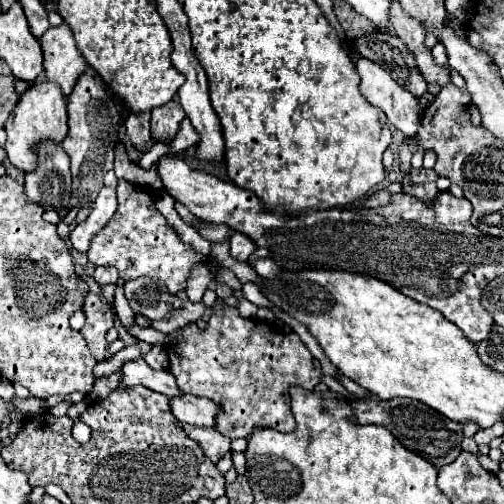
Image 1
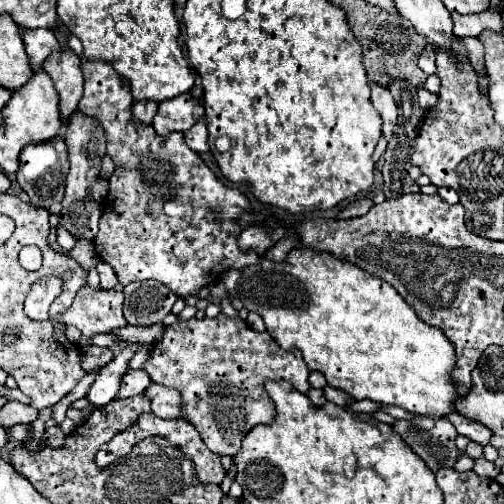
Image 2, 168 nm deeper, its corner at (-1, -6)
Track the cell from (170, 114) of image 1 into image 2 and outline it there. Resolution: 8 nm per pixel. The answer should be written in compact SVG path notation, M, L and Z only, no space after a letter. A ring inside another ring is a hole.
M184 92L180 96L174 96L172 100L160 102L152 126L160 136L168 136L170 132L186 132L202 116L202 104L192 96L192 92Z

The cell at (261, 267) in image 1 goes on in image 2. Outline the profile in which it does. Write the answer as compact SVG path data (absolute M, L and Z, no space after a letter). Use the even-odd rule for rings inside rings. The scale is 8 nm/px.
M82 62L84 96L78 102L78 110L98 120L106 134L106 152L114 162L114 172L108 180L108 196L102 204L100 232L94 238L94 248L100 260L108 262L118 274L120 284L154 278L168 286L176 296L192 296L200 288L214 284L228 268L244 268L256 264L260 256L256 252L240 250L238 236L242 232L240 218L244 212L252 212L246 196L238 188L222 184L214 172L190 150L180 132L158 136L150 124L136 124L132 120L132 94L128 82L122 80L108 62Z

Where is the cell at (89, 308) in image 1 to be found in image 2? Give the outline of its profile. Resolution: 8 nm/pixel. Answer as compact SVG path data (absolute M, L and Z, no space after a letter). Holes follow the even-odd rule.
M82 286L68 312L60 316L60 322L66 326L76 326L82 332L82 346L88 346L88 340L94 334L112 332L126 326L122 302L122 292Z

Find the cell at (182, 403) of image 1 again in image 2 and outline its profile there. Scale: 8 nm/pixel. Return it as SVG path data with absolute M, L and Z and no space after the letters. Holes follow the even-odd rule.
M150 382L150 386L142 394L150 400L150 410L158 418L166 418L166 420L182 418L182 412L180 412L180 406L178 406L180 394L174 392L174 388L164 388L162 384Z

